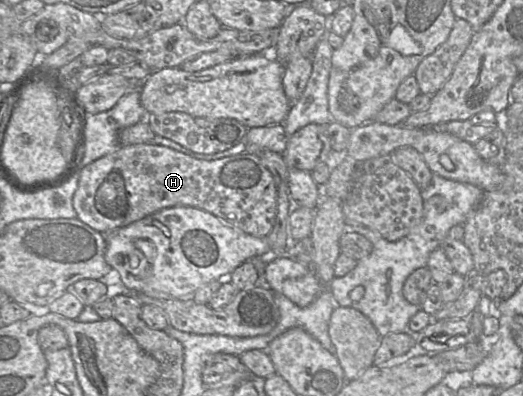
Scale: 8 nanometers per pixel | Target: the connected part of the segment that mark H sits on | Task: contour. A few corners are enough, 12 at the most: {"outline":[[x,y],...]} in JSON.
{"outline":[[135,144],[83,167],[76,218],[103,234],[175,206],[267,237],[260,154]]}

